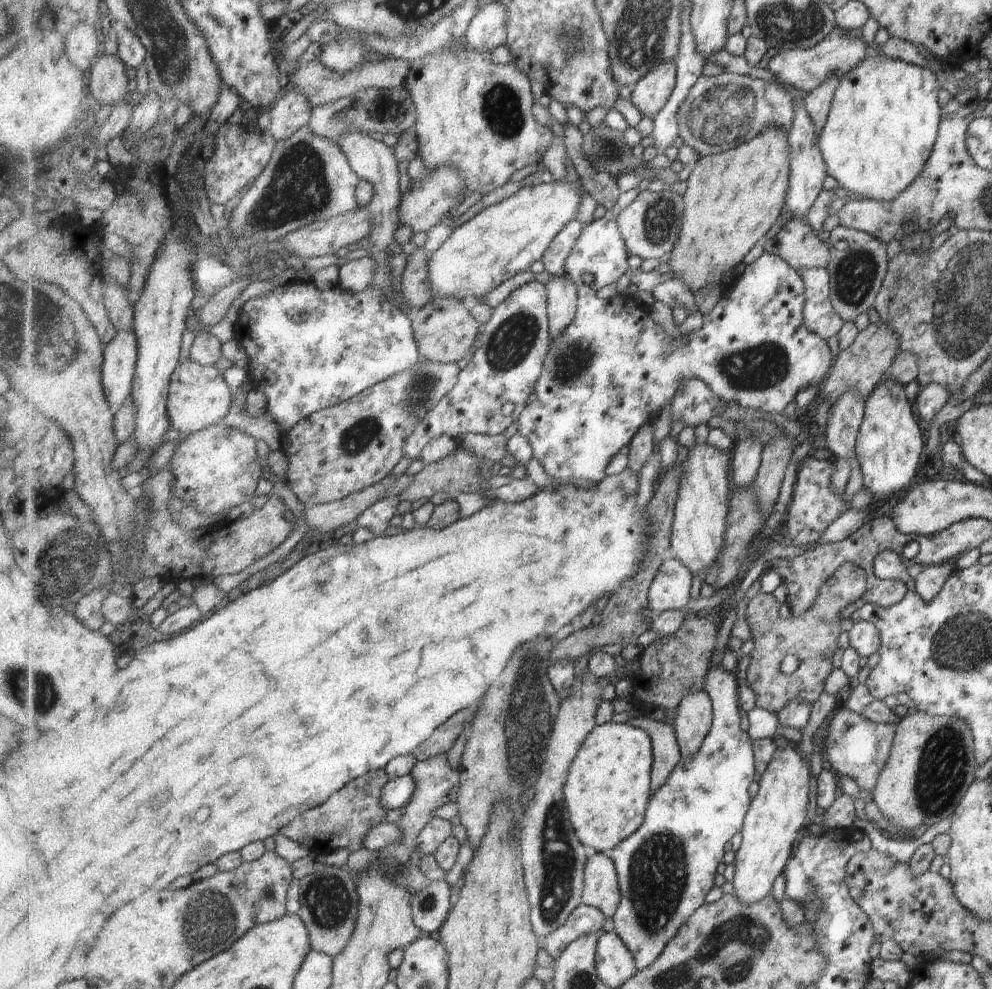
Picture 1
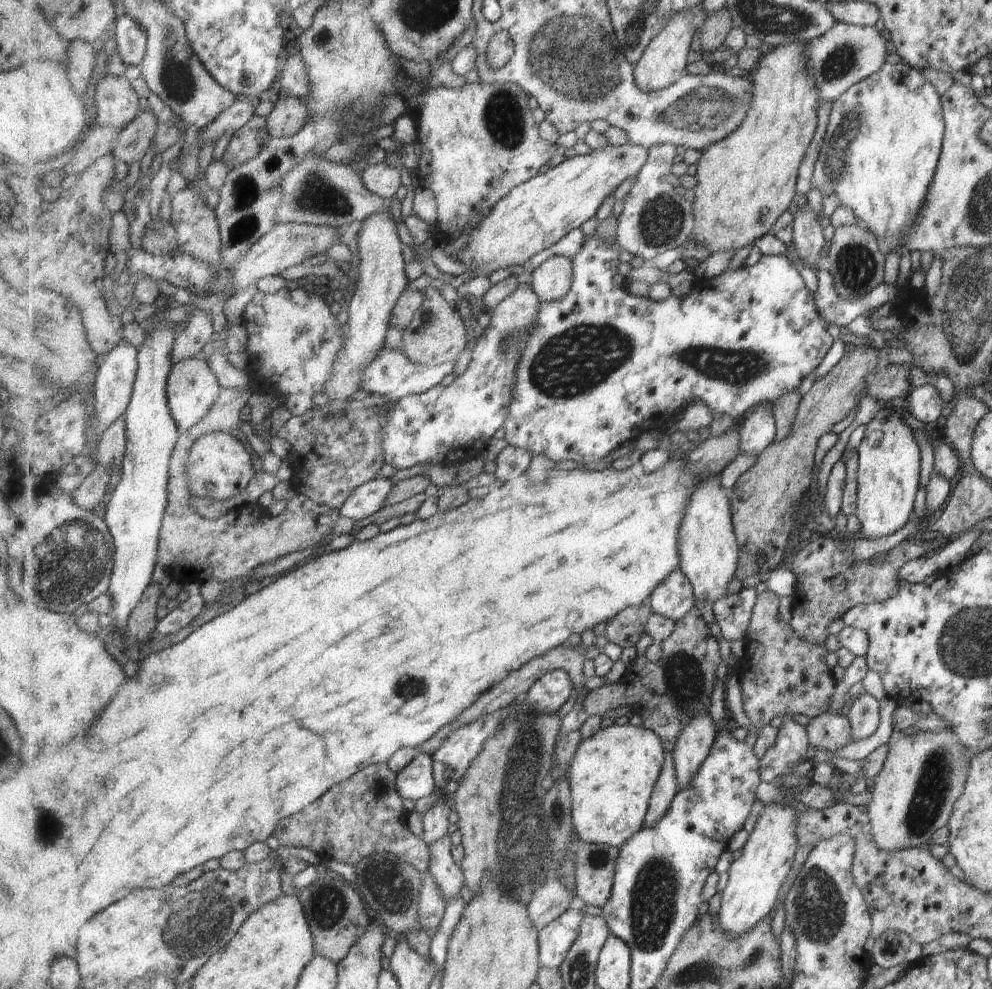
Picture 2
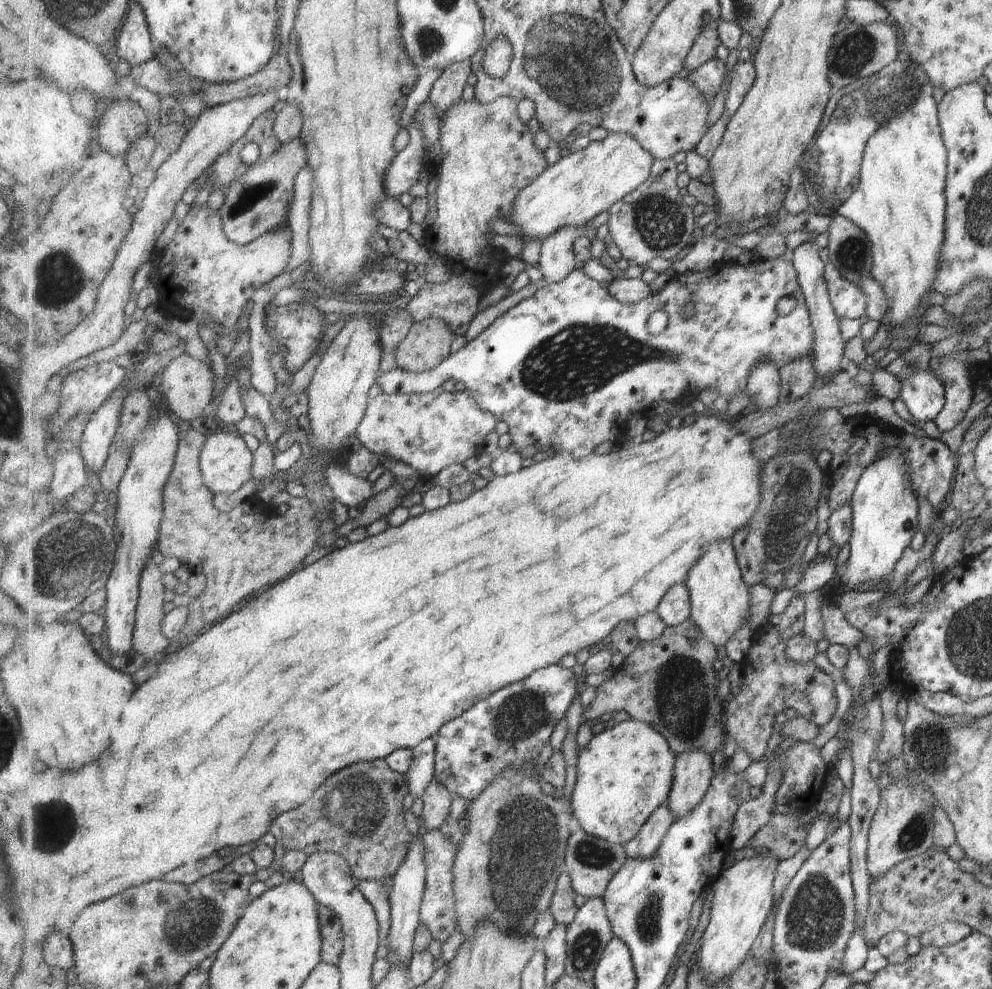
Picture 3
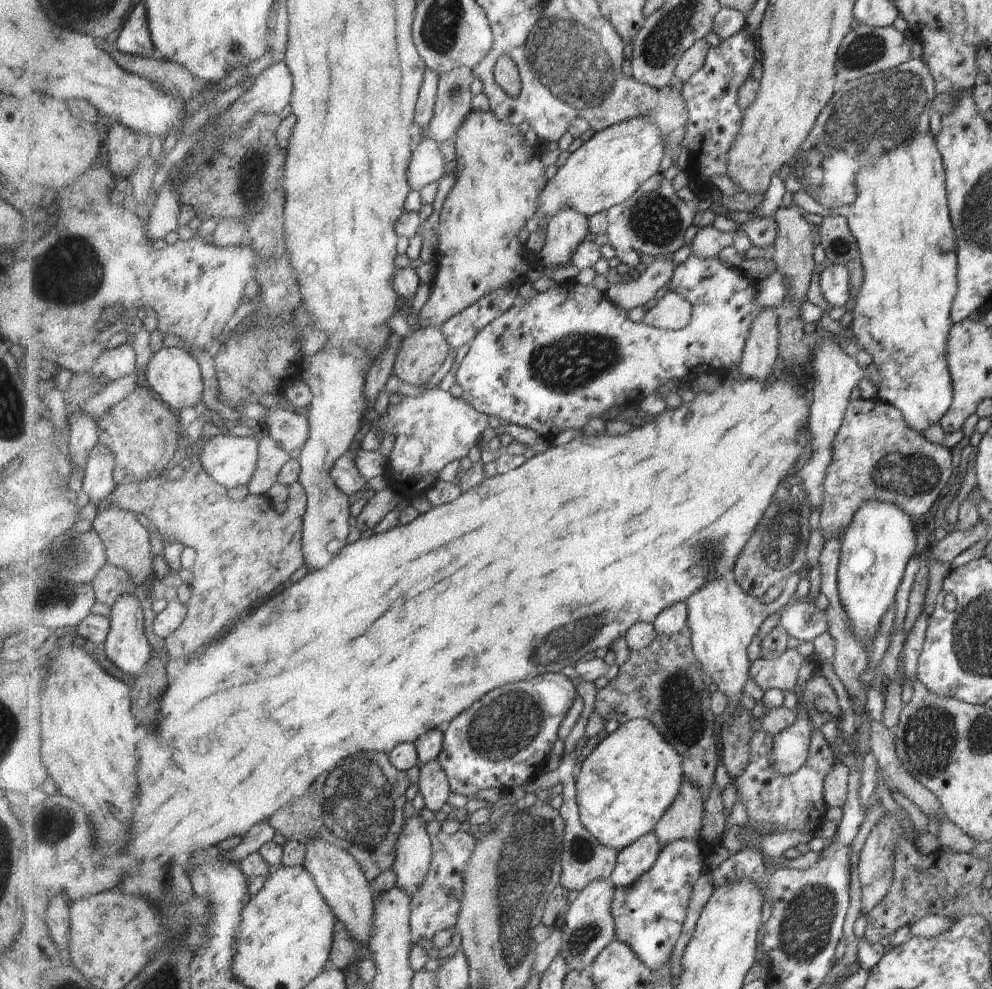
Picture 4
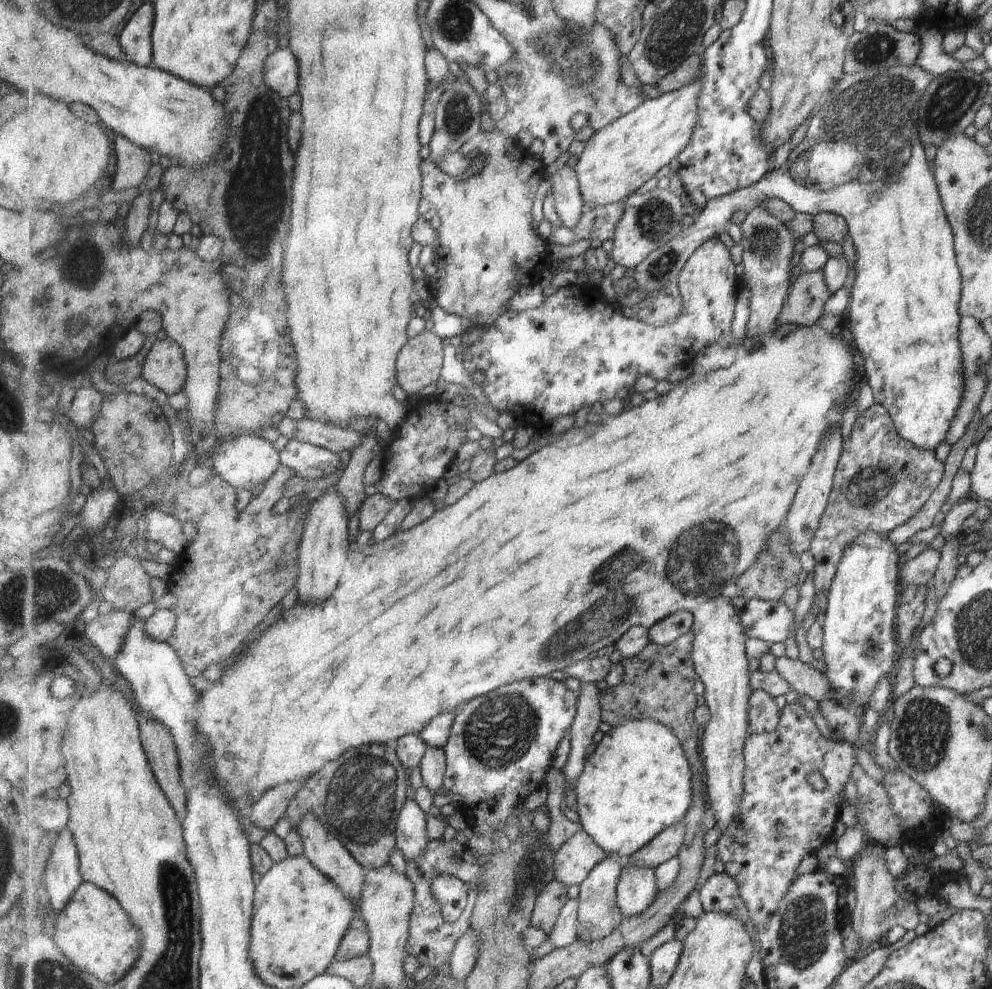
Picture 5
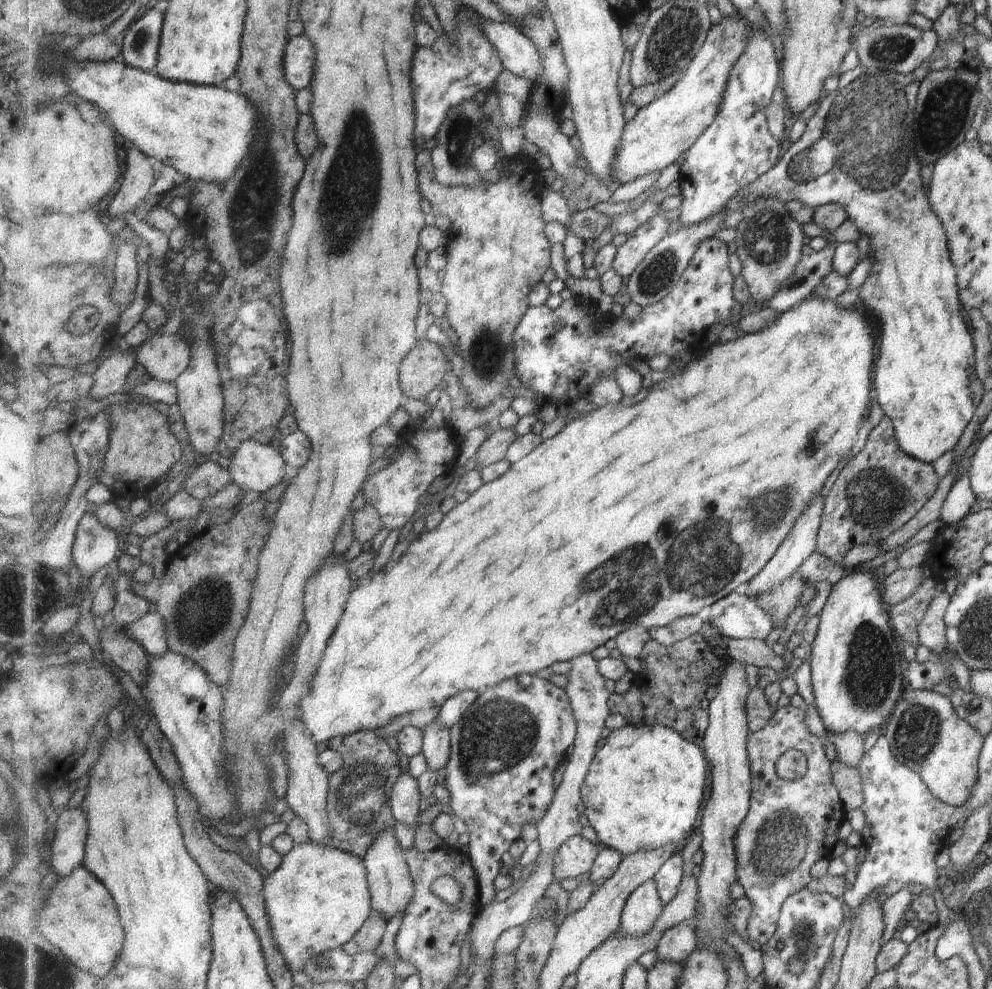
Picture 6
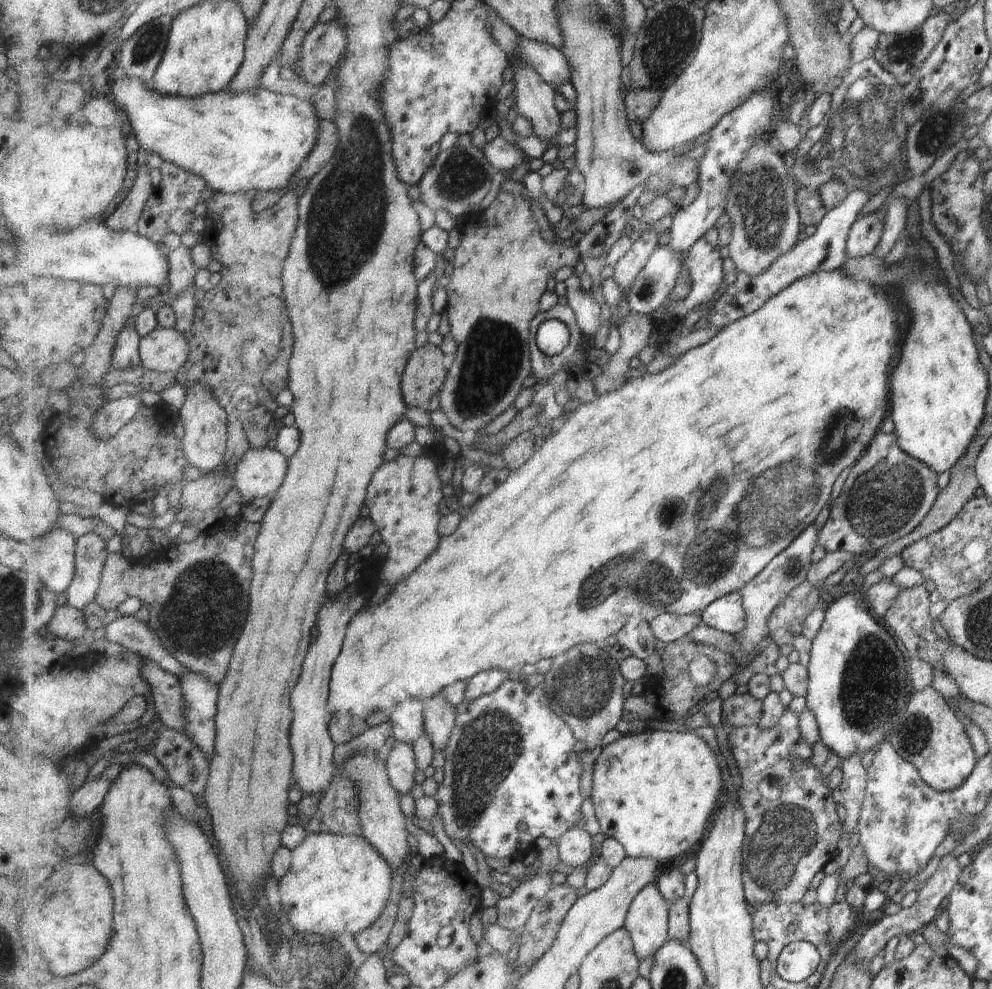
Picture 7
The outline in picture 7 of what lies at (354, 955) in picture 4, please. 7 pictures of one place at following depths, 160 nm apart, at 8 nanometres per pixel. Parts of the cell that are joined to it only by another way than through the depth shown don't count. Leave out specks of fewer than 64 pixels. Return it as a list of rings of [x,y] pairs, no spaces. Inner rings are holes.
[[[400,872],[393,874],[393,886],[391,886],[391,894],[387,900],[387,906],[383,910],[383,915],[375,922],[371,928],[363,930],[356,935],[357,944],[359,948],[366,954],[378,954],[379,950],[383,948],[391,938],[398,918],[399,897],[401,896],[400,889],[403,883],[403,877]]]

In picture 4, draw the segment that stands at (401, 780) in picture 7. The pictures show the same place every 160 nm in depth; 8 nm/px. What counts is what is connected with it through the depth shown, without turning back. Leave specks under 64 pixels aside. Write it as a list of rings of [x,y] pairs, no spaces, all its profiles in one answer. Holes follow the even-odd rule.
[[[410,813],[407,826],[399,838],[399,849],[395,865],[397,885],[411,899],[419,892],[419,886],[427,877],[432,862],[432,838],[427,833],[428,823],[415,813]]]

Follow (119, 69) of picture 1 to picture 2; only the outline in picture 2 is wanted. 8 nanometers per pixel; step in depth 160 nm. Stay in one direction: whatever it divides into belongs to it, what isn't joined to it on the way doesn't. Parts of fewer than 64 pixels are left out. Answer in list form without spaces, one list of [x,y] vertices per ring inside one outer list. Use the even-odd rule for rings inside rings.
[[[109,71],[96,86],[95,106],[101,126],[107,125],[118,134],[131,125],[143,110],[131,82],[126,77],[113,75]]]

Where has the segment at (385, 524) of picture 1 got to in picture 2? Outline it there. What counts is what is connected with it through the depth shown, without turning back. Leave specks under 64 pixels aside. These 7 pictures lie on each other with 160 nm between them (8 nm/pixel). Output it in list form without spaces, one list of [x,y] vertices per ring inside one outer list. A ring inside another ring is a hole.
[[[379,477],[354,490],[347,502],[340,508],[340,514],[355,521],[363,520],[386,506],[393,487],[390,477]]]

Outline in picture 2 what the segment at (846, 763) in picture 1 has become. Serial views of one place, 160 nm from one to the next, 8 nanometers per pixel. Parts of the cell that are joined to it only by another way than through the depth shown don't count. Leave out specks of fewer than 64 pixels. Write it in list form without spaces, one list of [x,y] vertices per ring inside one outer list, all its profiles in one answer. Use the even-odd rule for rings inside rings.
[[[825,712],[814,716],[807,726],[810,744],[819,750],[837,750],[852,742],[851,726],[846,715]]]

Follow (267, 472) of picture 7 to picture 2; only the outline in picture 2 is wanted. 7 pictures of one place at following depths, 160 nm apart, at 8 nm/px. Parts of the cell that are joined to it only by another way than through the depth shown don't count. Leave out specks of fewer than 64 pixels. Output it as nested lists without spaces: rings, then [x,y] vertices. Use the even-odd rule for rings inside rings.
[[[223,431],[203,435],[194,442],[188,462],[188,485],[195,497],[224,501],[243,494],[250,482],[255,480],[257,469],[253,468],[253,456],[235,436]]]

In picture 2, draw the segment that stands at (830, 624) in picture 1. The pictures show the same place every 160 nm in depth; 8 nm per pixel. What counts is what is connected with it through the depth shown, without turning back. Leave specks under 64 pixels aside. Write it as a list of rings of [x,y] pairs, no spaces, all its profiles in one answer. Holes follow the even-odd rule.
[[[771,589],[758,594],[737,671],[743,709],[757,734],[775,716],[785,718],[789,714],[801,713],[813,718],[828,712],[829,699],[836,685],[832,671],[825,665],[828,651],[824,643],[803,638],[790,623],[776,620],[779,597]]]

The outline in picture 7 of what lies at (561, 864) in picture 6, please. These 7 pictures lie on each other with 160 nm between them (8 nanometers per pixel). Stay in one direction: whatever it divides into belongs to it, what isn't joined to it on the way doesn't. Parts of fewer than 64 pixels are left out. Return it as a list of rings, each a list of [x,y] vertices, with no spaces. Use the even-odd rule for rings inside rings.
[[[571,828],[557,840],[557,850],[562,863],[574,869],[583,866],[593,856],[593,840],[585,828]]]

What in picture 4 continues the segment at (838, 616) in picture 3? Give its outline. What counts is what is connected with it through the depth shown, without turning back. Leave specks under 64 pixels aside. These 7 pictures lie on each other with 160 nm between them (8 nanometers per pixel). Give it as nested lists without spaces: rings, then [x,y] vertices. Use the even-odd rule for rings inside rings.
[[[789,602],[778,613],[779,622],[783,630],[789,632],[791,638],[800,642],[812,642],[815,636],[827,632],[827,620],[823,610],[817,610],[813,602]]]

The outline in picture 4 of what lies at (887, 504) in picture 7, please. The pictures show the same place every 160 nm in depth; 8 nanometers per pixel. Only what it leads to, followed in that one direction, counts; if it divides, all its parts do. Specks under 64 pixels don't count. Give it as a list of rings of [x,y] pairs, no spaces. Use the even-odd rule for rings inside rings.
[[[877,398],[849,402],[831,448],[834,457],[823,482],[823,504],[817,528],[823,542],[841,536],[859,506],[867,500],[889,502],[916,520],[936,504],[956,471],[951,466],[949,449],[935,446],[909,430],[899,410]]]

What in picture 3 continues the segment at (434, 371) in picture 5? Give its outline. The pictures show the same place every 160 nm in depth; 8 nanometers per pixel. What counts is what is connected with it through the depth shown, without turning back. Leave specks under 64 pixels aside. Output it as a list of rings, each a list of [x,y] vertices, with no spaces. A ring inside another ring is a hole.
[[[442,318],[415,323],[395,352],[397,366],[414,373],[433,370],[451,356],[454,337]]]

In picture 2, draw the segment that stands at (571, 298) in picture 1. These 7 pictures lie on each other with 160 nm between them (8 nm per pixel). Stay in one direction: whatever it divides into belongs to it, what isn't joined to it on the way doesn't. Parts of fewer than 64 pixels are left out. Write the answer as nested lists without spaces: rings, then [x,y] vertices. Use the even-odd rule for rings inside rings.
[[[554,256],[533,270],[529,279],[541,302],[563,300],[570,293],[574,281],[572,260]]]

